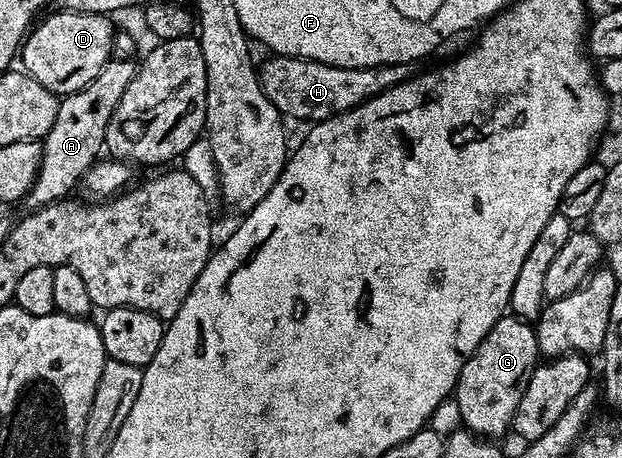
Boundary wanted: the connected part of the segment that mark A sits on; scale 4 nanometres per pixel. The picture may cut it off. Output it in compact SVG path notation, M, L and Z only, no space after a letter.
M110 60L86 87L80 88L74 94L65 95L59 101L56 121L46 137L41 139L42 163L36 180L24 199L27 207L37 208L65 199L69 195L66 193L73 186L75 189L90 167L99 161L106 145L108 120L112 112L116 112L116 104L120 104L120 96L124 96L124 88L128 88L135 73L136 66L133 61Z

